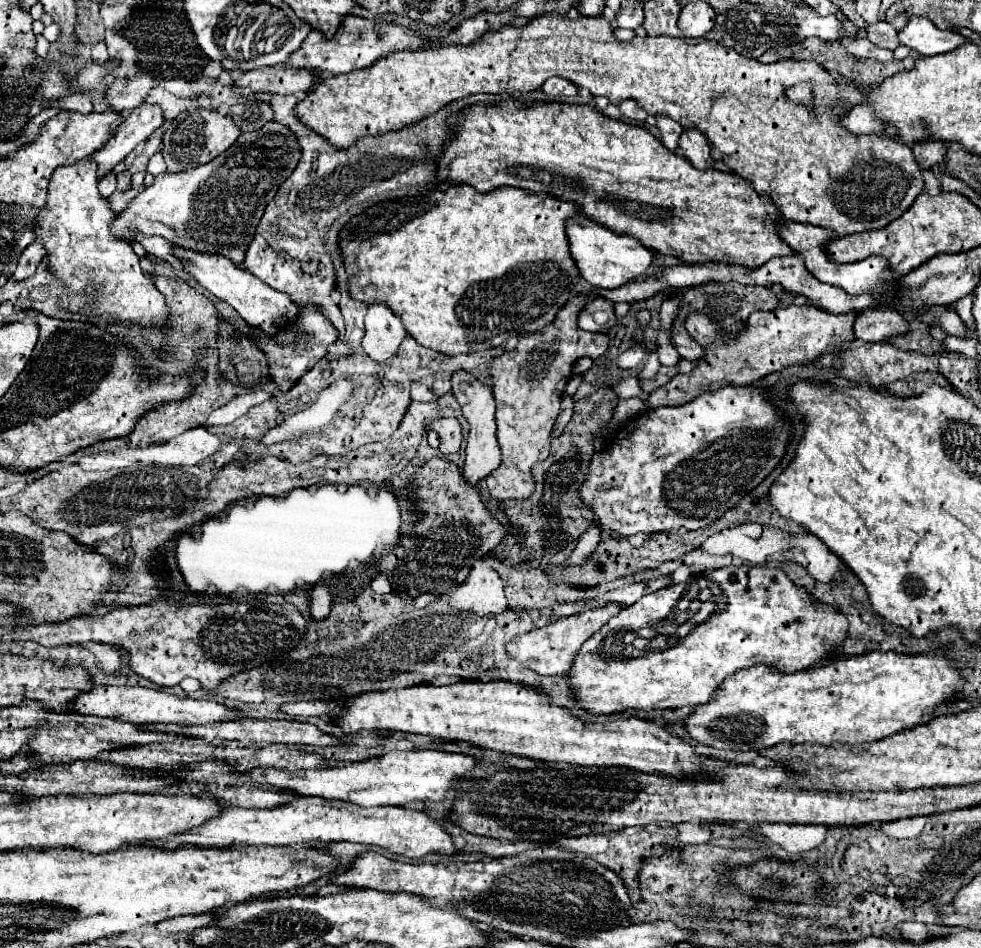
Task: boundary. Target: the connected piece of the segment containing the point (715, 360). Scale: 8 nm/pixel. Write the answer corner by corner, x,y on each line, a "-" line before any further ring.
814,305
776,307
774,311
758,311
748,319
746,329
736,339
720,339
718,327
702,313
692,313
686,319
690,337
706,347
704,357
688,375
676,375
664,387
648,397
648,407
678,407
694,401
702,393
718,391
726,385
750,385
768,373
782,371
790,365
804,365
820,357
830,347
844,347
854,341
856,313
826,313

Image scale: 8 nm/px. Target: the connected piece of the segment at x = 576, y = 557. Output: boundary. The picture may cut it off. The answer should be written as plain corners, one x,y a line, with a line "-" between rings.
592,523
592,525
586,529
586,533
578,539
578,545
576,545
576,549
572,551
572,555
570,555
570,559
568,559
566,563
568,563
568,565
578,565
578,563
582,563
586,557
590,557
590,553
594,553
594,549
596,549
596,545
598,545
598,541
600,541
600,535
602,535
602,531
600,531
598,523

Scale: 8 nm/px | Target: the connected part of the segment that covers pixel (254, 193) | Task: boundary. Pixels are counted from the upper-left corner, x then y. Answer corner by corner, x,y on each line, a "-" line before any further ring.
270,121
262,129
242,133
230,149
202,167
158,175
126,211
118,213
114,231
130,241
134,239
134,231
162,235
172,245
218,253
240,265
264,207
296,169
300,155
298,137
290,127

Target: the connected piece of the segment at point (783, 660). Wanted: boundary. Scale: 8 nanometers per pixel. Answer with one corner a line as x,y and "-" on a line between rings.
724,567
718,571
708,571
708,573
700,573
694,575
692,579
688,579
686,583
676,583
676,585
668,585
662,587
650,595
644,595
640,601
636,601
634,605
626,607
618,617
610,619
594,637
590,637
582,649
578,651
578,659
574,661
568,677
574,685
574,693
576,697
582,699
582,707
592,711
592,713
618,713
618,711
626,711
626,709
676,709
676,707
686,707
686,705
704,705
706,701
710,701
714,697
714,693
718,691
720,683
724,679
728,679
730,675
734,675
738,669
756,665
756,663
766,663
766,665
778,665
778,669
786,671
786,673
794,673
800,669
808,669
808,667
816,667
824,661
828,661
834,653
836,647
842,645
842,641
846,639
848,633
848,619
846,615
836,609
834,605
822,605
820,601
816,601
806,587
796,585
786,573
784,569
776,567

